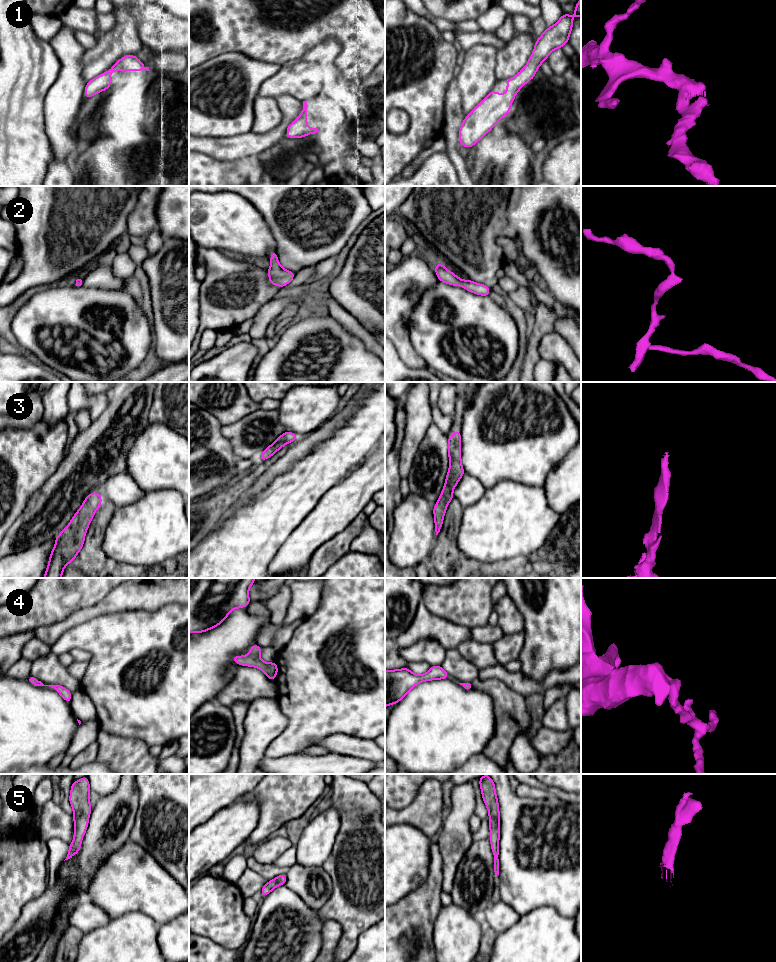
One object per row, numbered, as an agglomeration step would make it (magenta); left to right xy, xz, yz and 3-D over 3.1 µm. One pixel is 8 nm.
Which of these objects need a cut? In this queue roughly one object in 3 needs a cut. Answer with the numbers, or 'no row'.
no row

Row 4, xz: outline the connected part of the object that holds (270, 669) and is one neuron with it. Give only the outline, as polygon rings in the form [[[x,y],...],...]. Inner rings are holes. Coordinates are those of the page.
[[[258,644],[250,647],[250,654],[245,656],[232,656],[232,661],[237,665],[256,667],[262,670],[267,678],[271,681],[275,680],[278,673],[278,667],[276,662],[267,663],[259,658],[259,654],[262,650]]]

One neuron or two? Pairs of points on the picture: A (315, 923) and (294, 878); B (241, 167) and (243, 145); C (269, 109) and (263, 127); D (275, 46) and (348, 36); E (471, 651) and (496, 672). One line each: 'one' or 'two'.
A: two
B: two
C: one
D: one
E: two

